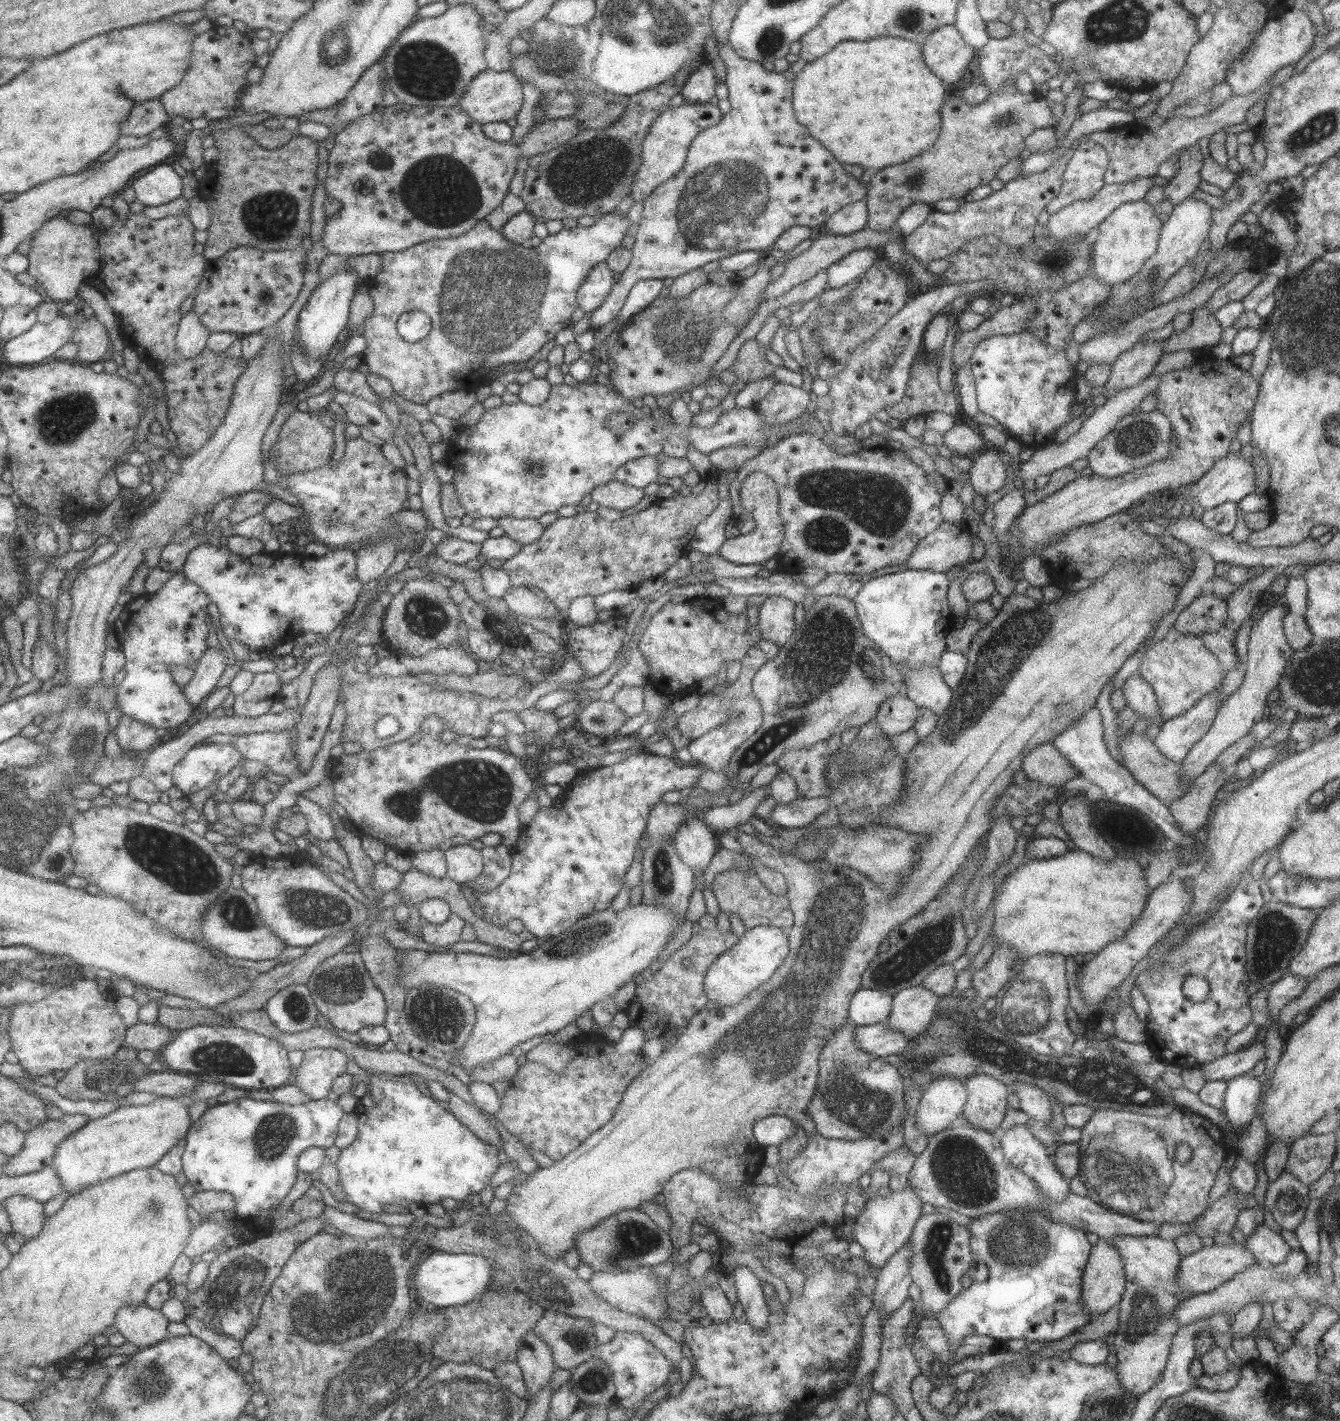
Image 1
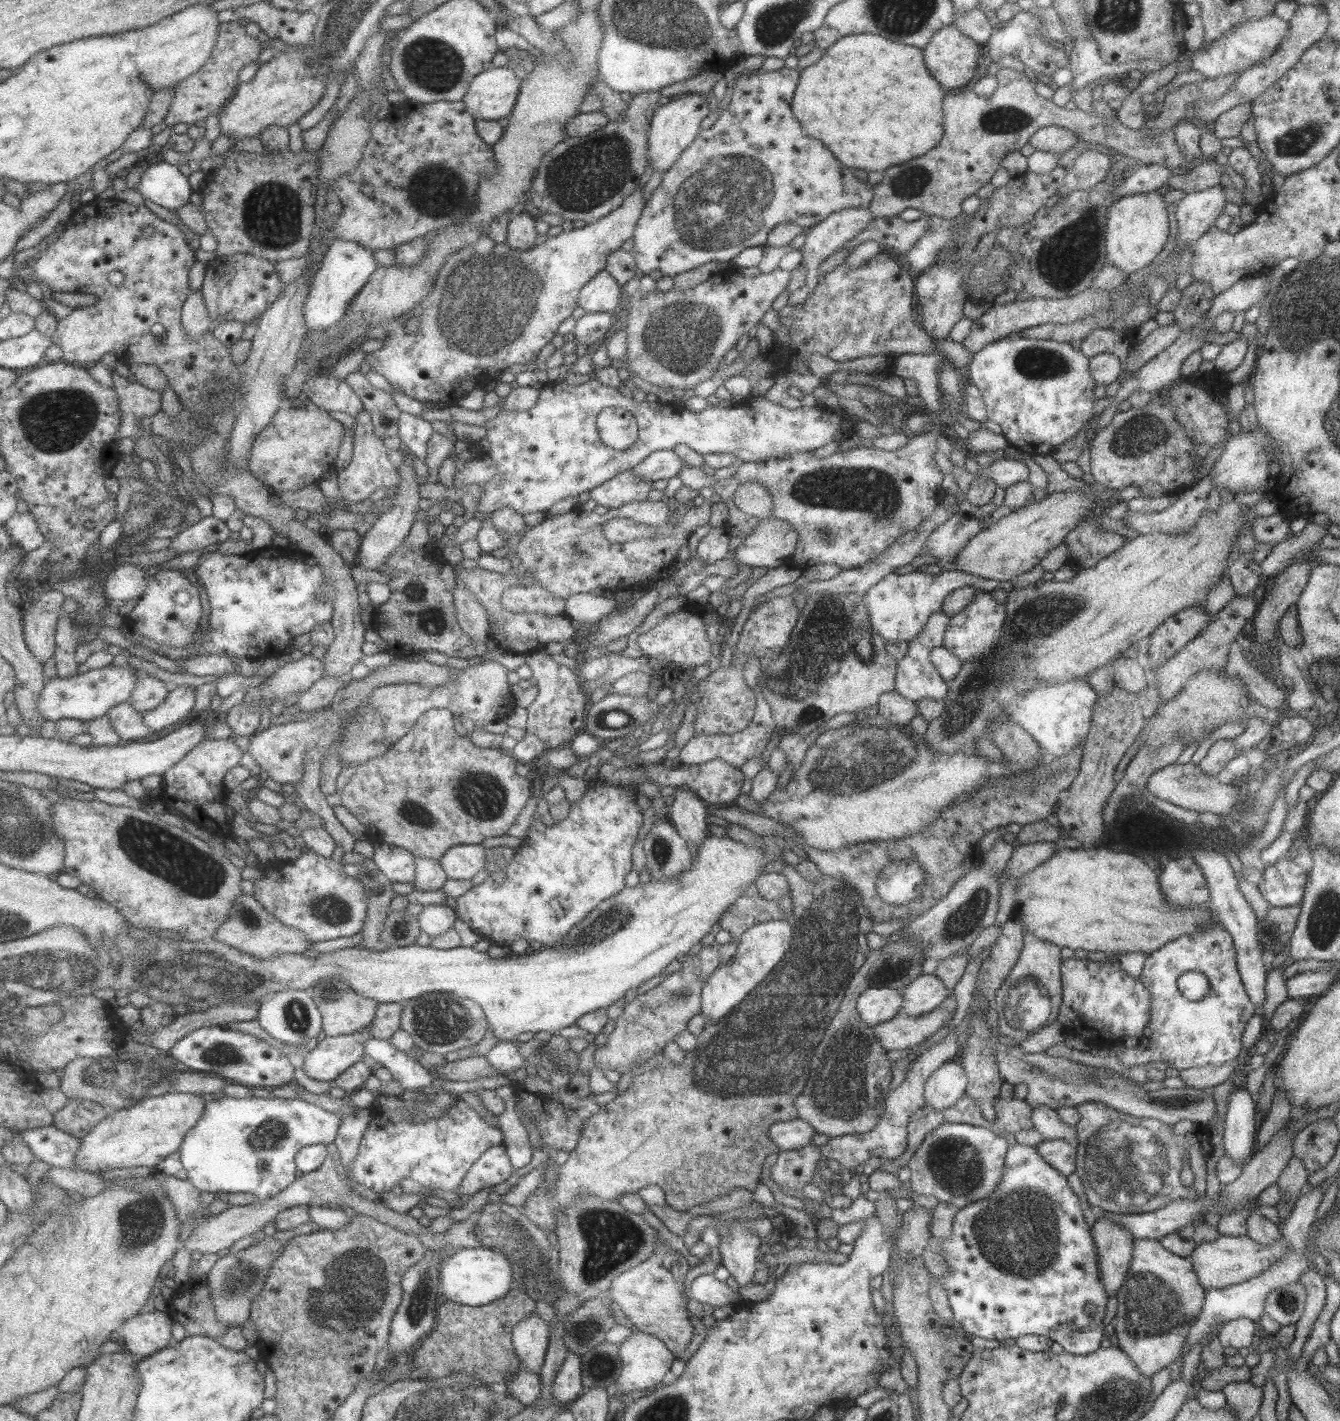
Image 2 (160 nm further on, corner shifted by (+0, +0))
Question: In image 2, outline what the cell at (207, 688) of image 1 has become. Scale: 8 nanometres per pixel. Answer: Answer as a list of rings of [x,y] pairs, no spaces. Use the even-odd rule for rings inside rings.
[[[185,685],[172,687],[167,700],[159,708],[143,715],[143,721],[155,732],[169,728],[171,724],[185,722],[191,719],[191,713],[195,708],[195,698],[197,698],[197,687]]]

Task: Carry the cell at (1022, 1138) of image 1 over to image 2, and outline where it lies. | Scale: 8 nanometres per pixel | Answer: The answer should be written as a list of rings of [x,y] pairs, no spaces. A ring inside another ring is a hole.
[[[1014,1143],[1009,1145],[1004,1156],[1005,1168],[1003,1174],[999,1178],[999,1184],[995,1186],[995,1190],[983,1198],[959,1208],[953,1222],[951,1222],[951,1236],[943,1238],[941,1244],[942,1257],[947,1265],[948,1272],[940,1276],[938,1282],[947,1295],[950,1309],[953,1314],[952,1325],[957,1329],[961,1329],[965,1333],[975,1338],[985,1338],[987,1340],[1003,1341],[1006,1338],[1016,1339],[1023,1334],[1036,1334],[1037,1336],[1047,1336],[1052,1342],[1057,1342],[1062,1350],[1071,1354],[1084,1355],[1096,1351],[1099,1341],[1104,1335],[1103,1317],[1108,1301],[1108,1294],[1105,1292],[1099,1278],[1098,1256],[1095,1253],[1095,1242],[1091,1236],[1090,1228],[1085,1223],[1082,1214],[1082,1208],[1078,1197],[1071,1191],[1071,1187],[1057,1170],[1051,1168],[1045,1160],[1043,1160],[1035,1150],[1035,1147]],[[1092,1304],[1096,1308],[1096,1312],[1087,1315],[1084,1312],[1084,1306]]]

